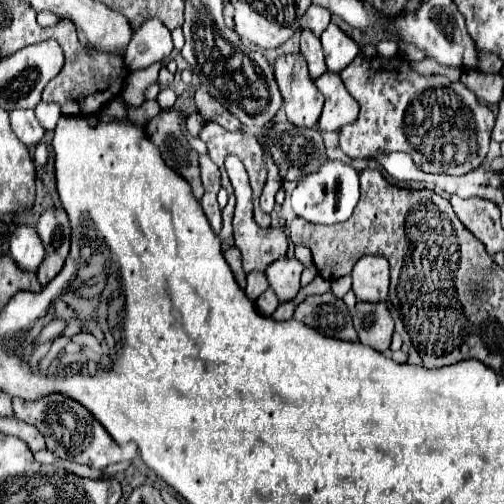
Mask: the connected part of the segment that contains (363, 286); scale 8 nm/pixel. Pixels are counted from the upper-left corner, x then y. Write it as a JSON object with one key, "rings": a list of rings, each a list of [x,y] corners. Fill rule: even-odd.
{"rings":[[[361,257],[353,267],[353,291],[357,301],[379,303],[387,299],[389,263],[385,257]]]}

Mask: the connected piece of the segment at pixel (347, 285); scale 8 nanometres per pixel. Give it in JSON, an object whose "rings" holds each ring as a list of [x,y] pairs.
{"rings":[[[347,275],[347,277],[341,277],[341,279],[337,279],[337,281],[331,281],[331,293],[335,295],[335,297],[343,297],[347,291],[351,289],[351,277]]]}

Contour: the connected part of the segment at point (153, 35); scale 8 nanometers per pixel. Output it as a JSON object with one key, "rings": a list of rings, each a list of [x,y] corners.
{"rings":[[[149,19],[133,32],[133,39],[125,49],[123,63],[129,71],[145,69],[165,59],[171,51],[173,51],[171,31],[159,19]]]}

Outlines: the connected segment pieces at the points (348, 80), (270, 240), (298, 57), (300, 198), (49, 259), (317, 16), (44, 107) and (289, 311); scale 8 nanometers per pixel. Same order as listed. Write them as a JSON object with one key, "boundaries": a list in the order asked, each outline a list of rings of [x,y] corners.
{"boundaries":[[[[357,55],[355,61],[341,71],[341,79],[349,89],[349,93],[361,105],[359,117],[339,131],[339,143],[347,157],[373,159],[377,155],[403,151],[413,157],[413,163],[419,169],[427,173],[449,173],[449,175],[465,175],[471,169],[483,165],[489,149],[489,137],[495,123],[495,115],[485,103],[477,101],[477,97],[463,83],[459,81],[453,83],[441,75],[431,77],[417,75],[401,55],[393,59],[383,57],[361,59],[361,55]]],[[[229,155],[229,159],[225,159],[225,169],[227,169],[227,175],[233,183],[233,189],[235,199],[237,199],[237,205],[235,205],[235,217],[233,217],[233,231],[235,231],[235,247],[239,247],[241,251],[241,257],[243,257],[243,271],[245,273],[251,273],[251,271],[265,271],[265,267],[281,257],[287,255],[287,237],[281,229],[263,229],[255,223],[253,218],[253,197],[252,189],[249,183],[249,177],[243,163],[235,157],[235,155]]],[[[301,53],[281,55],[275,61],[275,79],[285,101],[287,119],[299,127],[315,127],[323,109],[323,95],[307,73]]],[[[327,161],[321,171],[303,177],[293,189],[293,211],[311,223],[341,223],[351,217],[359,201],[359,171],[341,161]]],[[[47,255],[41,263],[41,267],[37,269],[39,283],[45,287],[61,269],[63,269],[63,259],[59,255]]],[[[311,5],[309,11],[305,13],[305,19],[301,19],[301,27],[311,29],[319,37],[325,31],[325,27],[329,25],[329,17],[331,17],[329,11],[325,11],[323,7]]],[[[41,101],[37,107],[35,107],[35,115],[39,119],[39,123],[47,129],[47,131],[53,131],[59,117],[61,117],[61,107],[57,103],[45,103]]],[[[285,301],[285,303],[281,303],[277,309],[275,309],[275,313],[271,315],[275,321],[287,321],[287,319],[291,319],[293,317],[293,311],[295,311],[295,303],[293,301]]]]}

